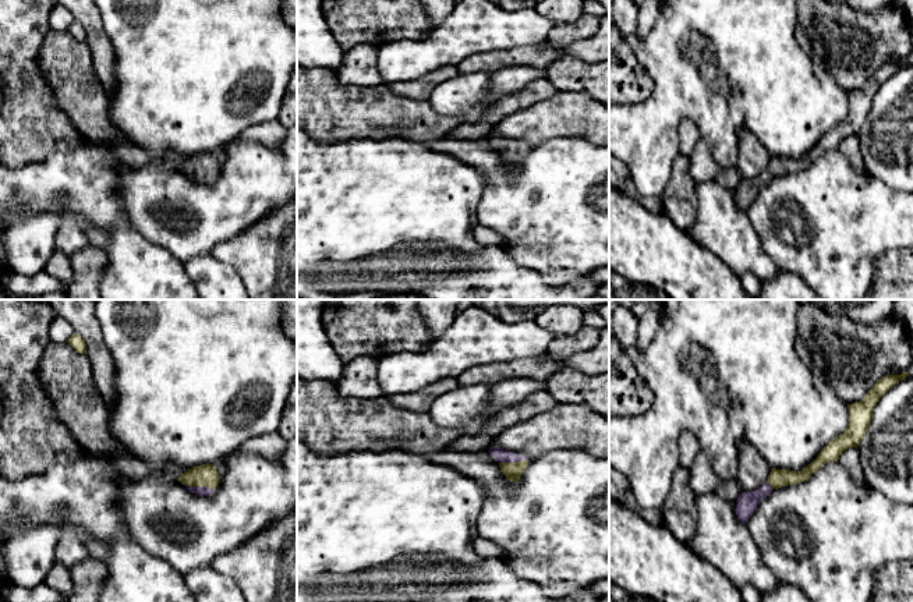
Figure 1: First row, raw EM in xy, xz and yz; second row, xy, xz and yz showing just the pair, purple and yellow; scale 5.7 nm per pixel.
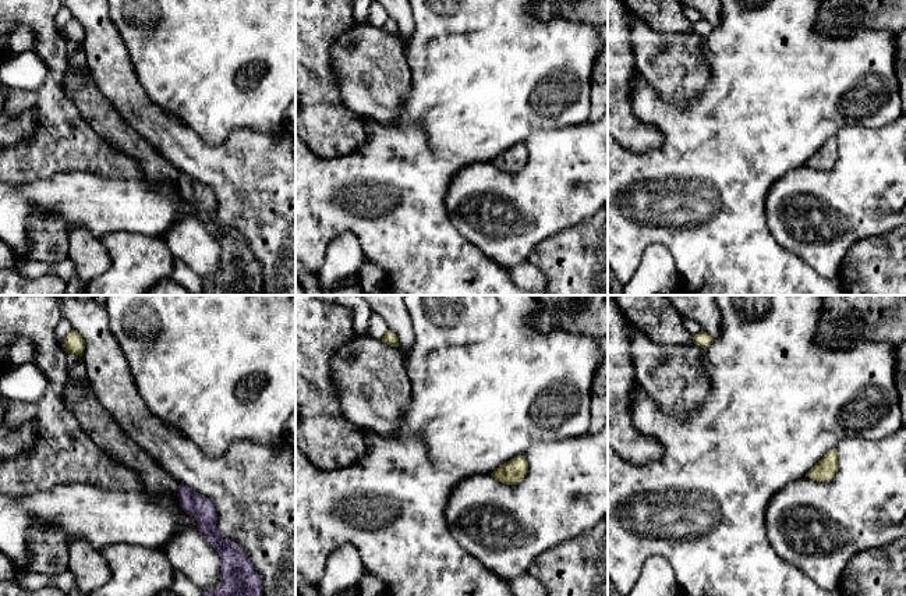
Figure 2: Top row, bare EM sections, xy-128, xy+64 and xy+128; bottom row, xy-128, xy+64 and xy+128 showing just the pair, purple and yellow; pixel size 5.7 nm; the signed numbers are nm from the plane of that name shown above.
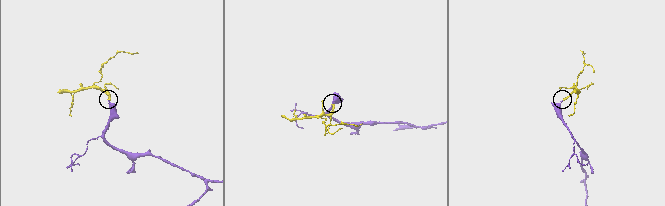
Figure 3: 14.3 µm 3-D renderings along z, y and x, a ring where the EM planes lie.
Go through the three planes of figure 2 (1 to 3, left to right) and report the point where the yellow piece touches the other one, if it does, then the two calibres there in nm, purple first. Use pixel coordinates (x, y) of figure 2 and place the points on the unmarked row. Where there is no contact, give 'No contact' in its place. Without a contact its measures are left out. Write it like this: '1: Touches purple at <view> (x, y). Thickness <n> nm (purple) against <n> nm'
1: No contact
2: No contact
3: No contact

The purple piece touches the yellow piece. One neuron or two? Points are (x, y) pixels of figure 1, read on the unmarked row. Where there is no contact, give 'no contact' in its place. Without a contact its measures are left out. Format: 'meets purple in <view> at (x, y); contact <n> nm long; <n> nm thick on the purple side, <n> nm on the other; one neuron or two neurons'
meets purple in xy at (200, 174); contact 180 nm long; 60 nm thick on the purple side, 130 nm on the other; one neuron

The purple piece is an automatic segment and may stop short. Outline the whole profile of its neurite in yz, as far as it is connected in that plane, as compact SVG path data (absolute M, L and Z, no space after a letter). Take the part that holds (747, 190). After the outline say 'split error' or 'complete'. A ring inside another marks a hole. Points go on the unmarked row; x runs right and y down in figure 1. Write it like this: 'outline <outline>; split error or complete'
outline M909 60L902 63L885 63L881 65L866 84L856 91L847 92L849 111L843 121L831 128L801 159L776 157L771 156L768 169L750 180L742 180L736 188L736 203L747 212L753 199L774 177L795 173L807 169L814 160L817 160L824 152L829 149L838 149L839 144L847 137L857 135L863 124L866 123L871 102L880 86L893 75L899 68L905 67Z; split error

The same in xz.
outline M489 135L488 141L499 150L500 159L510 170L520 167L521 160L527 156L530 149L523 142L499 135Z; split error

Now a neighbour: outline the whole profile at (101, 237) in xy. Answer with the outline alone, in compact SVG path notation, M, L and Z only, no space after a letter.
M91 226L88 227L86 237L93 247L105 248L110 240L110 236L106 230Z

